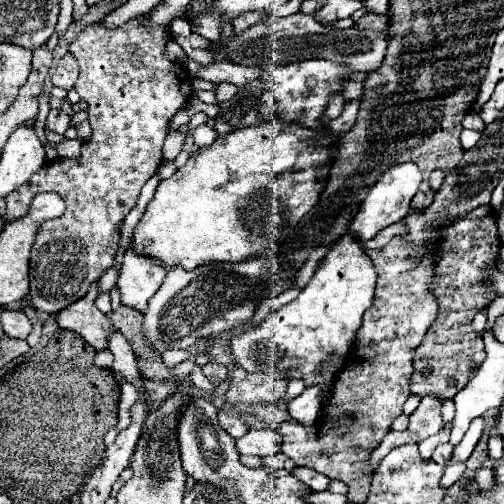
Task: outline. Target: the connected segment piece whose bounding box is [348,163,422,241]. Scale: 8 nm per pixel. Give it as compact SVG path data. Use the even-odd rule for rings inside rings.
M400 163L400 165L394 165L388 171L384 171L378 177L378 181L370 187L370 191L368 191L366 199L362 201L356 217L348 225L348 233L352 233L352 237L358 241L368 241L378 231L382 231L384 227L404 219L408 215L410 201L416 195L420 183L422 183L422 171L414 163Z

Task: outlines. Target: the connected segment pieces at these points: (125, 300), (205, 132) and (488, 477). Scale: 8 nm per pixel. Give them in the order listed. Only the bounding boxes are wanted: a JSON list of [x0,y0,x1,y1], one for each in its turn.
[[116,247,166,313],[194,125,218,147],[476,465,494,493]]

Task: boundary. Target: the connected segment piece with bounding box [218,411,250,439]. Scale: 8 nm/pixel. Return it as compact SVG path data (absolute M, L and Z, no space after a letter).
M224 411L218 413L218 423L220 423L220 427L222 427L226 433L230 433L234 439L240 439L240 437L250 429L242 419L238 419L238 417L234 417L234 415L228 415L228 413L224 413Z

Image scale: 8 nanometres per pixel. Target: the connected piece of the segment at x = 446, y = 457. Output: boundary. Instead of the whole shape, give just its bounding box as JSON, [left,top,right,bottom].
[432,443,452,467]

